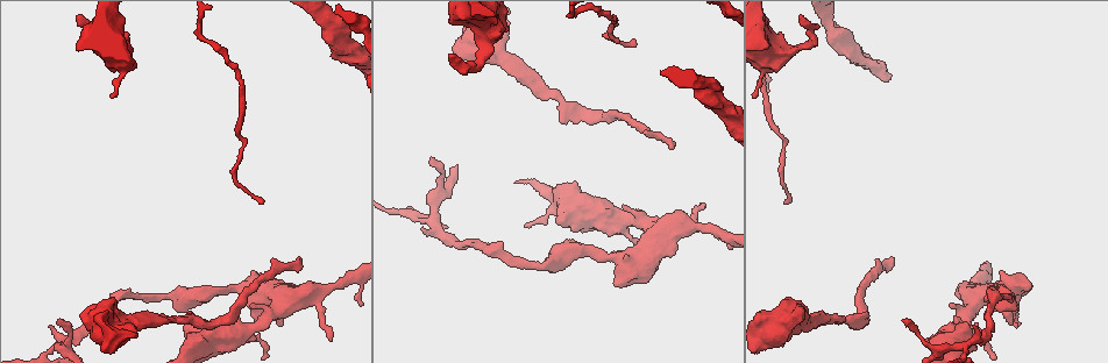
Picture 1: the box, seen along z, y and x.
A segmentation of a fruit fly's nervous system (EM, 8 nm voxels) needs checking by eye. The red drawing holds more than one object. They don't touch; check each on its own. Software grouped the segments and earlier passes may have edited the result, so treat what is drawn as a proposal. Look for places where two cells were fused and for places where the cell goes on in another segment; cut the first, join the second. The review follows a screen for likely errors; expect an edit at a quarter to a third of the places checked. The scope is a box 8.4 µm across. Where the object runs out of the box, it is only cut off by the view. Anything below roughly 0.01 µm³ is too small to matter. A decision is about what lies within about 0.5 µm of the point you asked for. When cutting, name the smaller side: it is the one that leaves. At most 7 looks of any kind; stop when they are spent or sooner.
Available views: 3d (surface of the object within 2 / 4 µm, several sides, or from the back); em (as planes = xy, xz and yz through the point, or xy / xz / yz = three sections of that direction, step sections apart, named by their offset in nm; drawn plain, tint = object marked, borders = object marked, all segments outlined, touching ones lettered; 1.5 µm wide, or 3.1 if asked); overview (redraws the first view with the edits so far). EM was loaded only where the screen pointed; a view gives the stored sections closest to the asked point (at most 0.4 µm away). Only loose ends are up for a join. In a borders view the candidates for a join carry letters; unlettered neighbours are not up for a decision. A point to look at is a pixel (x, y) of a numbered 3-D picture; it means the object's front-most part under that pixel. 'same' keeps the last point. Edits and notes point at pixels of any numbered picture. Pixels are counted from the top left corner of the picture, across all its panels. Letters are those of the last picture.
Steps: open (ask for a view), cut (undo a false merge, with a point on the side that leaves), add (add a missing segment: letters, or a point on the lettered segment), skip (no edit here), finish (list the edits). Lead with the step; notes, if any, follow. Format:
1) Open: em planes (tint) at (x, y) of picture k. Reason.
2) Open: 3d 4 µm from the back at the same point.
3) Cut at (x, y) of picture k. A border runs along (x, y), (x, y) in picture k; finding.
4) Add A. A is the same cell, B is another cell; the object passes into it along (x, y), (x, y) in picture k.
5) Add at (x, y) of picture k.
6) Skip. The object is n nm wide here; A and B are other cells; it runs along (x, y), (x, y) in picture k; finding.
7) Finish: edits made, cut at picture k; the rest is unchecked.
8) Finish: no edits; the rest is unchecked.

Open: em planes (borders) at (253, 305) of picture 1. Branch stops here.

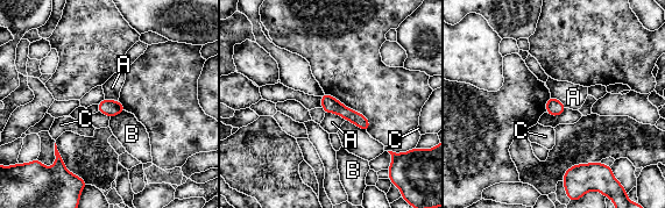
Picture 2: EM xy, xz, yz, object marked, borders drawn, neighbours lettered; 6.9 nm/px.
Skip. A, B and C are other cells; it runs along (324, 98), (366, 126) in picture 2; no lettered segment goes on from it.

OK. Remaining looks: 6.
Open: em planes (borders) at (704, 206) of picture 1. Thin end.

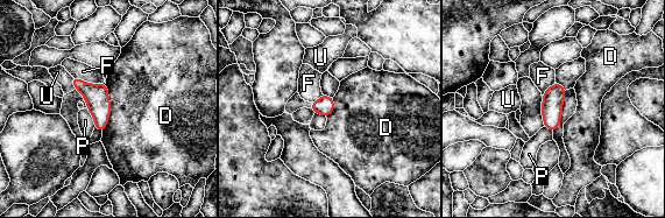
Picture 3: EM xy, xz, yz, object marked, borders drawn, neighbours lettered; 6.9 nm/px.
Skip. D, F, P and U are other cells; a border runs along (106, 83), (110, 115), (101, 132) in picture 3; no lettered segment goes on from it.

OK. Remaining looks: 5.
Open: 3d 4 µm at (670, 146) of picture 1.

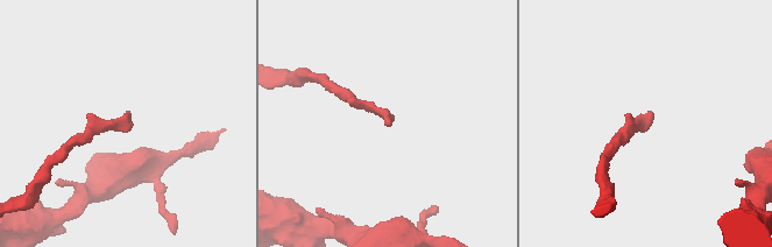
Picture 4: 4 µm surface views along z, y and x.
Open: em xz step 4 (tint) at (652, 112) of picture 4. Now the EM.

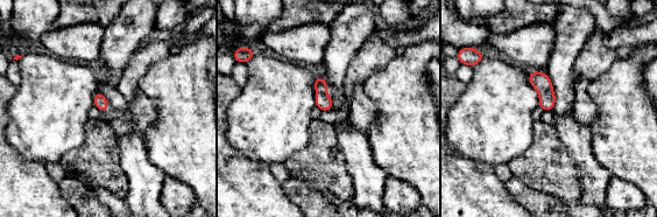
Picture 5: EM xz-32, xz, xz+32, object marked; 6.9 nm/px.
Open: em xy step 4 (borders) at the same point. Cut it another way.

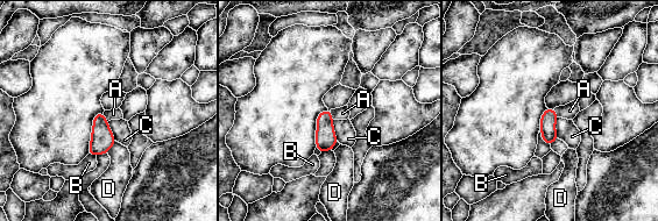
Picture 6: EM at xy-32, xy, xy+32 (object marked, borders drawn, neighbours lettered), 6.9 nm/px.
Add at (342, 113) of picture 6. A is the same cell, B, C and D are other cells; the object passes into it along (325, 137), (331, 115), (342, 113) in picture 6; it goes on there.

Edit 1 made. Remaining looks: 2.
Finish: edits made, add at picture 6; the rest is unchecked.

